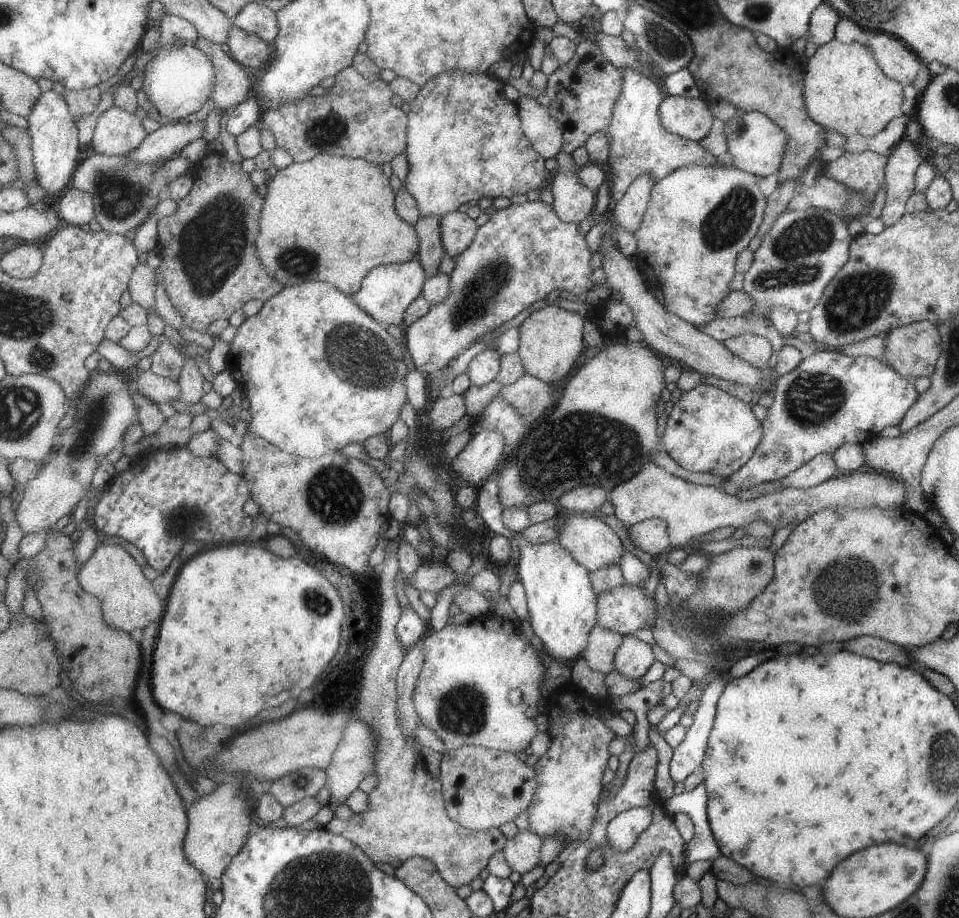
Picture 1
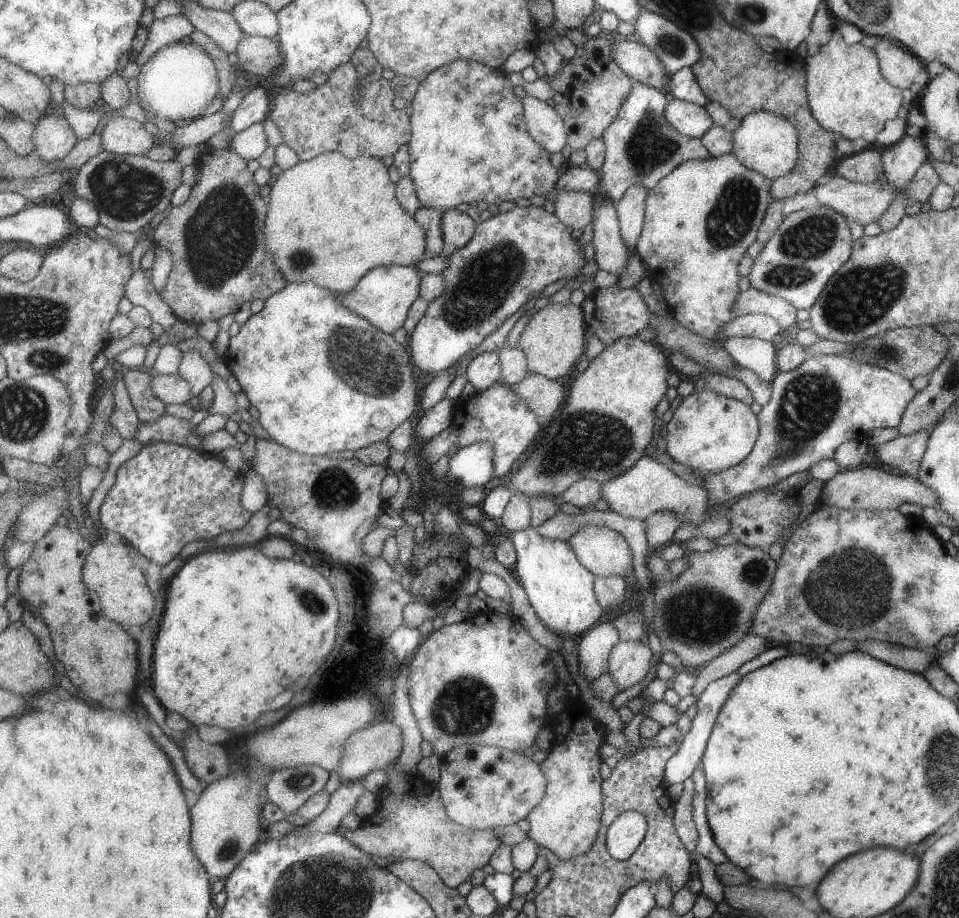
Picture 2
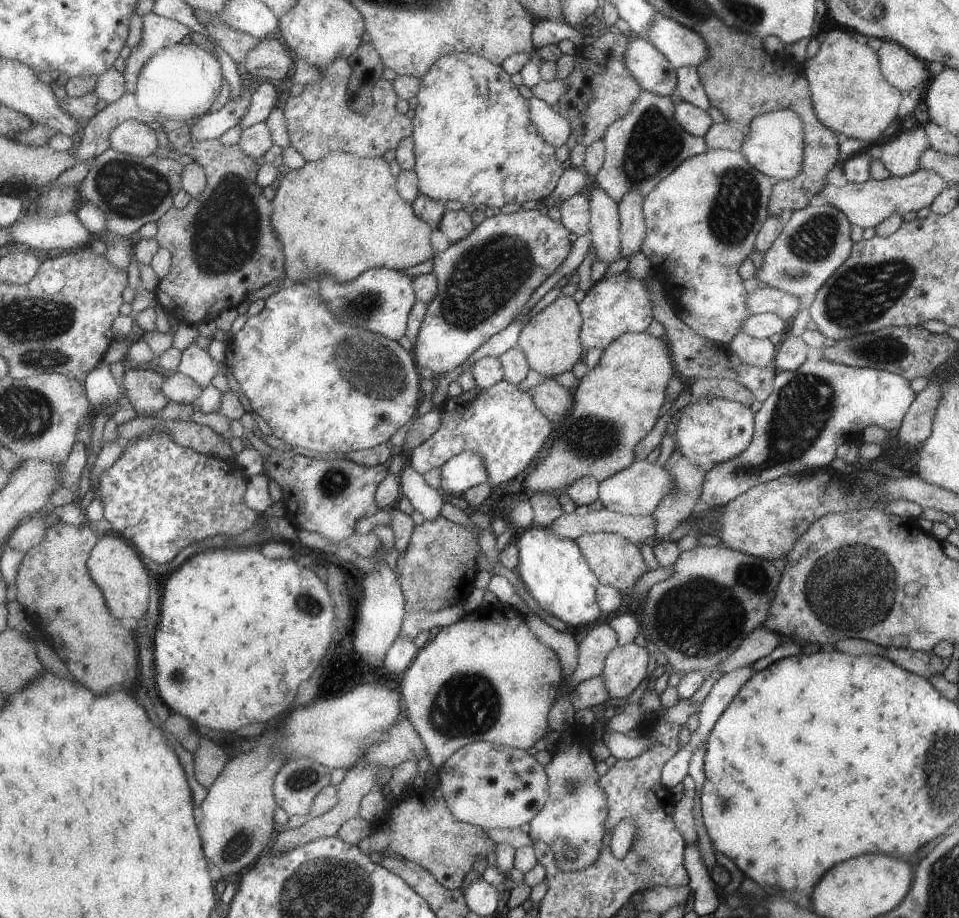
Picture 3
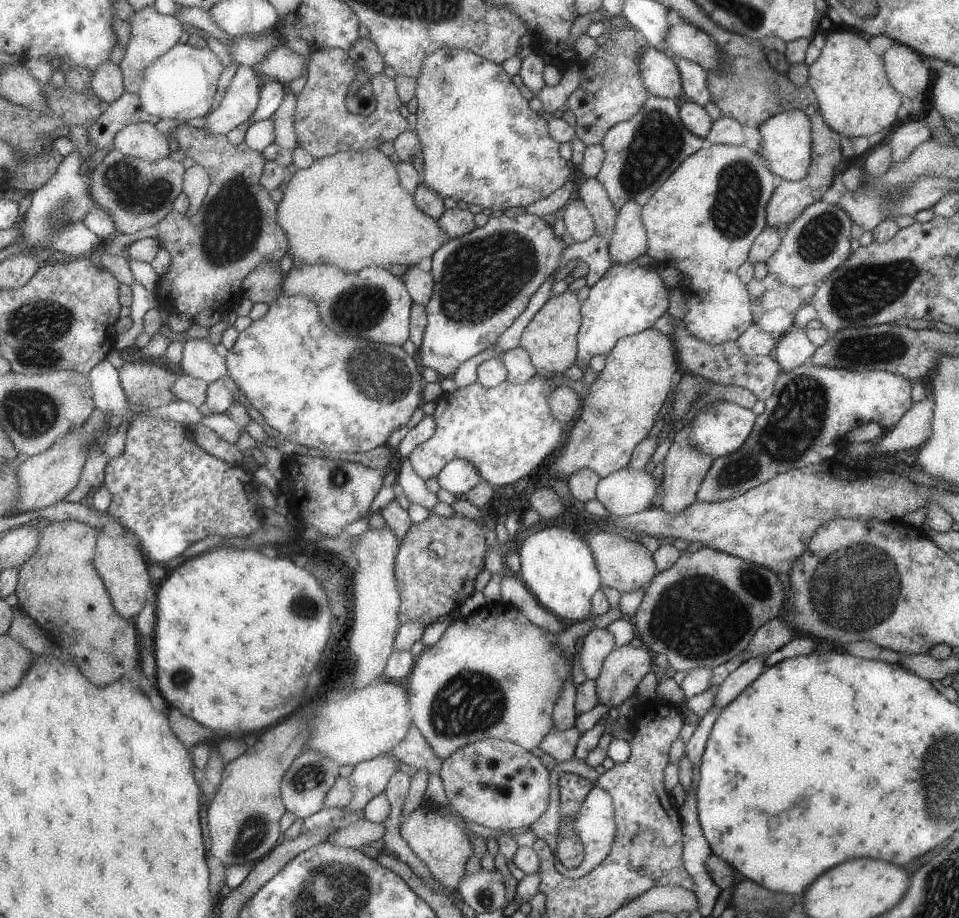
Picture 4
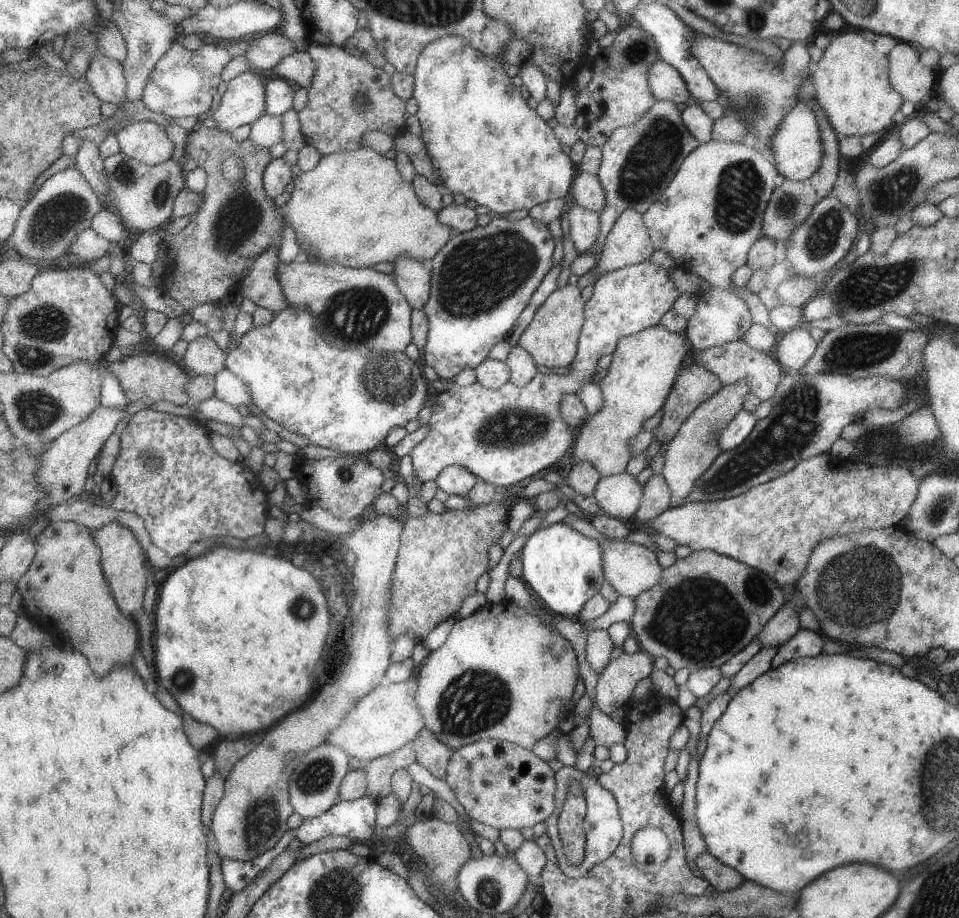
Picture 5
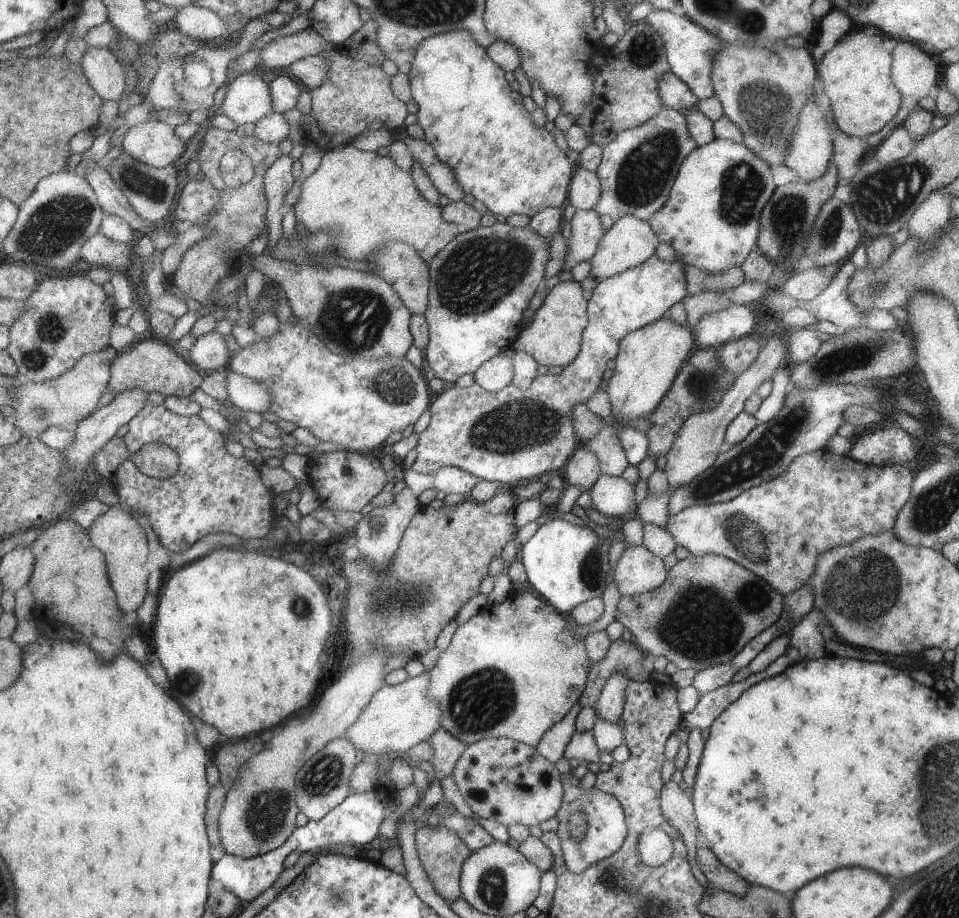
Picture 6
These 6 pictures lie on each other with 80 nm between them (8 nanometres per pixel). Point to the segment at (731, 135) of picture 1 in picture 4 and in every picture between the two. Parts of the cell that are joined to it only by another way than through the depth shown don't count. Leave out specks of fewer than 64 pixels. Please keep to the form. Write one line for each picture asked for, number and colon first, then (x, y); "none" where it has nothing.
2: (766, 143)
3: (775, 145)
4: (787, 148)

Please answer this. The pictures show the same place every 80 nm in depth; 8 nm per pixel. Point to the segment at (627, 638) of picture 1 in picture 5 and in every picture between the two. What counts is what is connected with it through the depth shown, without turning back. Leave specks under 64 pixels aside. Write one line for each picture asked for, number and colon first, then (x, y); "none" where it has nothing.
2: (628, 661)
3: (626, 666)
4: (623, 668)
5: (617, 678)

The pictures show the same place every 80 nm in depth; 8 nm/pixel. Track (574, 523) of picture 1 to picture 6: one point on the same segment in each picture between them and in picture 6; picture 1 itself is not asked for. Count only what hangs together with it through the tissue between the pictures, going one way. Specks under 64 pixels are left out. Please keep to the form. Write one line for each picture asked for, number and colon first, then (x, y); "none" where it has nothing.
2: (604, 552)
3: (617, 562)
4: (625, 565)
5: (630, 568)
6: (637, 571)

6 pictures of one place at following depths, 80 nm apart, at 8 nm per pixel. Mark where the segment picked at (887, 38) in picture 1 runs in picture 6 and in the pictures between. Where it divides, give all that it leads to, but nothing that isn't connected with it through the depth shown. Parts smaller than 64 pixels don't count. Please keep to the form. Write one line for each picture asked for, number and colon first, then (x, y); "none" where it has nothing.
2: (897, 68)
3: (901, 70)
4: (902, 64)
5: (907, 77)
6: (914, 73)

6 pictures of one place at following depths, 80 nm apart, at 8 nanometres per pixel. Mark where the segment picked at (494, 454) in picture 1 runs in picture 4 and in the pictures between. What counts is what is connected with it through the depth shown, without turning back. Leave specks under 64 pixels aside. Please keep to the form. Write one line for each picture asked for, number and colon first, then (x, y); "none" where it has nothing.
2: (470, 466)
3: (466, 469)
4: (458, 476)

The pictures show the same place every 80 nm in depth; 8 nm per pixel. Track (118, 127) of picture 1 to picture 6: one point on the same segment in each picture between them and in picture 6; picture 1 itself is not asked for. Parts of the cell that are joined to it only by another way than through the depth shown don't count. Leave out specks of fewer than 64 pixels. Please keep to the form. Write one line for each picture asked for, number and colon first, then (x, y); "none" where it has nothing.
2: (123, 135)
3: (136, 138)
4: (143, 141)
5: (145, 140)
6: (155, 143)

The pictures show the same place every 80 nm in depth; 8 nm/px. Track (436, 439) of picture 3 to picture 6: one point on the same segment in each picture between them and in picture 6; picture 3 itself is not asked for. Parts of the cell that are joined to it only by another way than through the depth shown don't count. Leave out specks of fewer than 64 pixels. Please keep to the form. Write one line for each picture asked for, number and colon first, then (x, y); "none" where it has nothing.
4: (505, 431)
5: (503, 435)
6: (504, 436)

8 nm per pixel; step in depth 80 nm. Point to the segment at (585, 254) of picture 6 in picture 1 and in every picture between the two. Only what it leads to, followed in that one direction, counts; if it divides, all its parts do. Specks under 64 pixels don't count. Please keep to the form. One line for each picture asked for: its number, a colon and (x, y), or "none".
1: (572, 202)
2: (574, 209)
3: (575, 211)
4: (578, 222)
5: (583, 224)

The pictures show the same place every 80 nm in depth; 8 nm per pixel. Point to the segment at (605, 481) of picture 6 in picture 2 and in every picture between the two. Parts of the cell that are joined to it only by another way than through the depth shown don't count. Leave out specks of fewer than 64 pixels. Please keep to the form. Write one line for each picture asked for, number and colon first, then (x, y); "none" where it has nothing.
2: (648, 486)
3: (636, 490)
4: (626, 491)
5: (618, 495)

